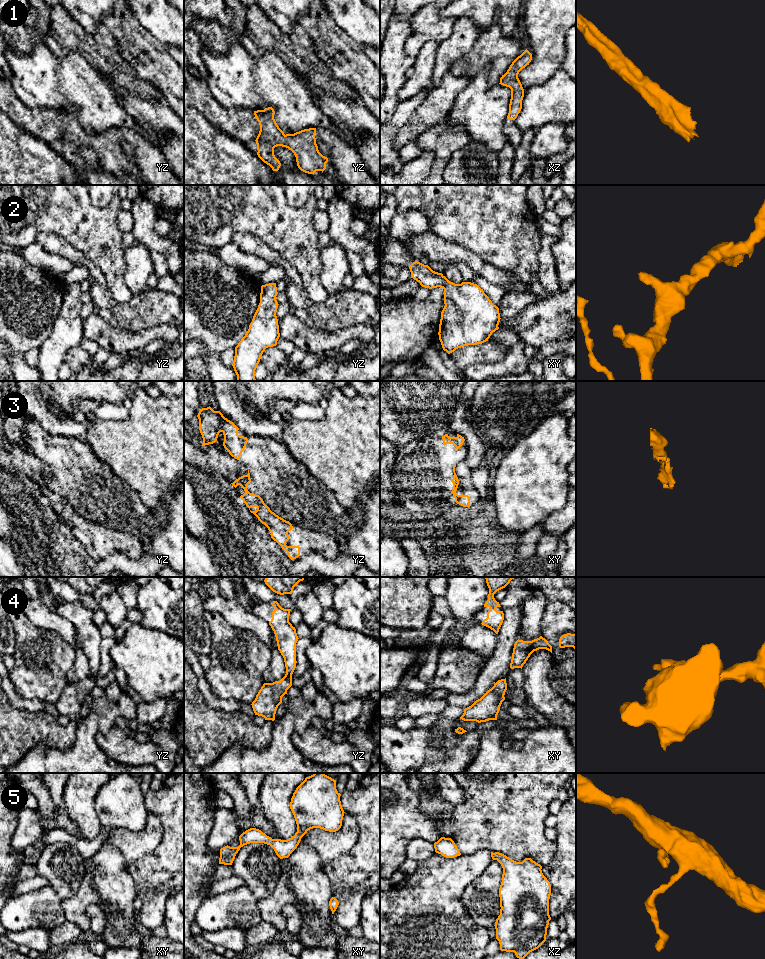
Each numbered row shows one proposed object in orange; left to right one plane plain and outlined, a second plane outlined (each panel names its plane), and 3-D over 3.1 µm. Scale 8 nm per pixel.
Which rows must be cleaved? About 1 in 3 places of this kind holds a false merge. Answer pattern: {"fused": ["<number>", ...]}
{"fused": ["3"]}

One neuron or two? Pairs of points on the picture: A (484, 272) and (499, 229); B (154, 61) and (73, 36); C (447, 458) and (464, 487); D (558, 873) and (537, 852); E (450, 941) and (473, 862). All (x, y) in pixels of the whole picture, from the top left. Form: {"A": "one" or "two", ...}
{"A": "two", "B": "two", "C": "two", "D": "two", "E": "one"}

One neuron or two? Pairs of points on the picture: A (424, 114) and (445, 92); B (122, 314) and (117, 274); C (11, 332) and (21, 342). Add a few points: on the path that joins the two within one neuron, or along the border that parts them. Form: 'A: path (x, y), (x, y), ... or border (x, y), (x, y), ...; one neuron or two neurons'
A: path (429, 109), (441, 97); one neuron
B: border (106, 283), (110, 295), (118, 302), (126, 303); two neurons
C: path (13, 334), (19, 340); one neuron

